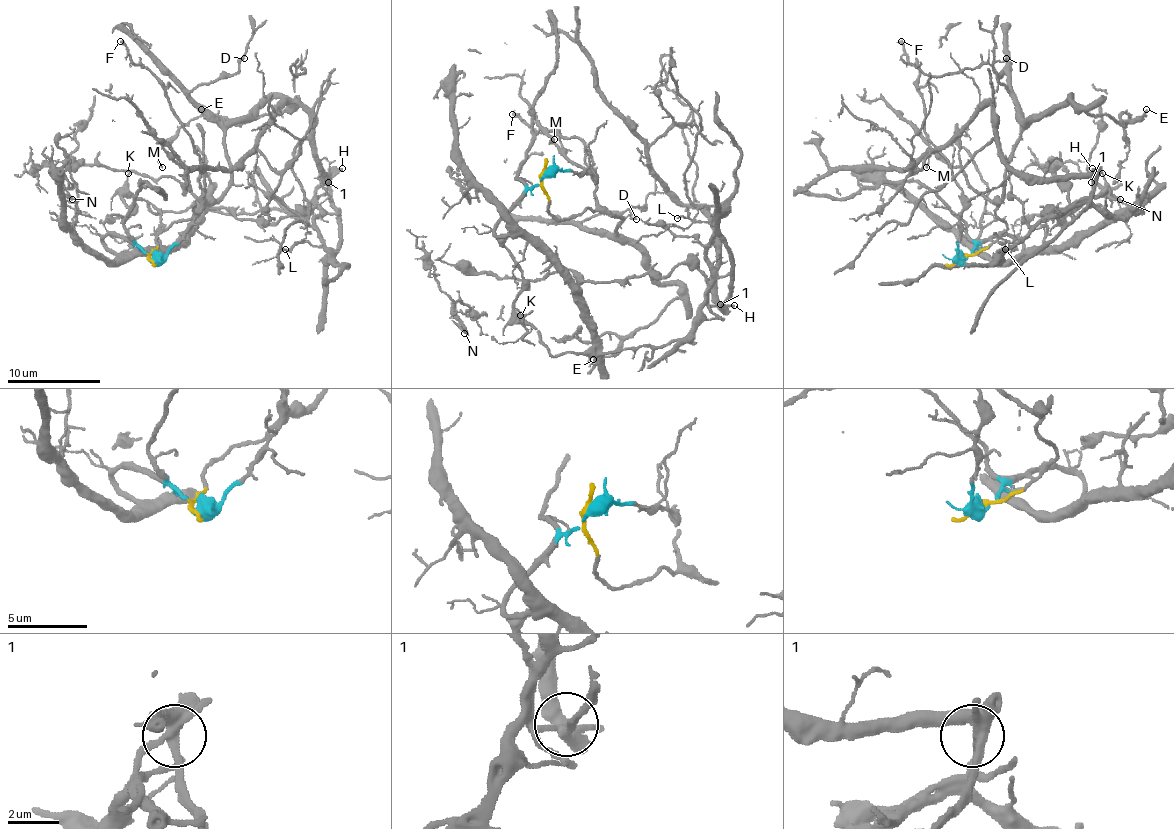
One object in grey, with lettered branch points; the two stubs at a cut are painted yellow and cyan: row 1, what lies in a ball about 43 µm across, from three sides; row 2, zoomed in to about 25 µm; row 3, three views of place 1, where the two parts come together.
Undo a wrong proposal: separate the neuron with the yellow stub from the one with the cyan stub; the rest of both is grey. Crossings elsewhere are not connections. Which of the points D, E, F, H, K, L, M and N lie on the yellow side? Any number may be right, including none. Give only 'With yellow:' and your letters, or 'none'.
With yellow: D, E, M

